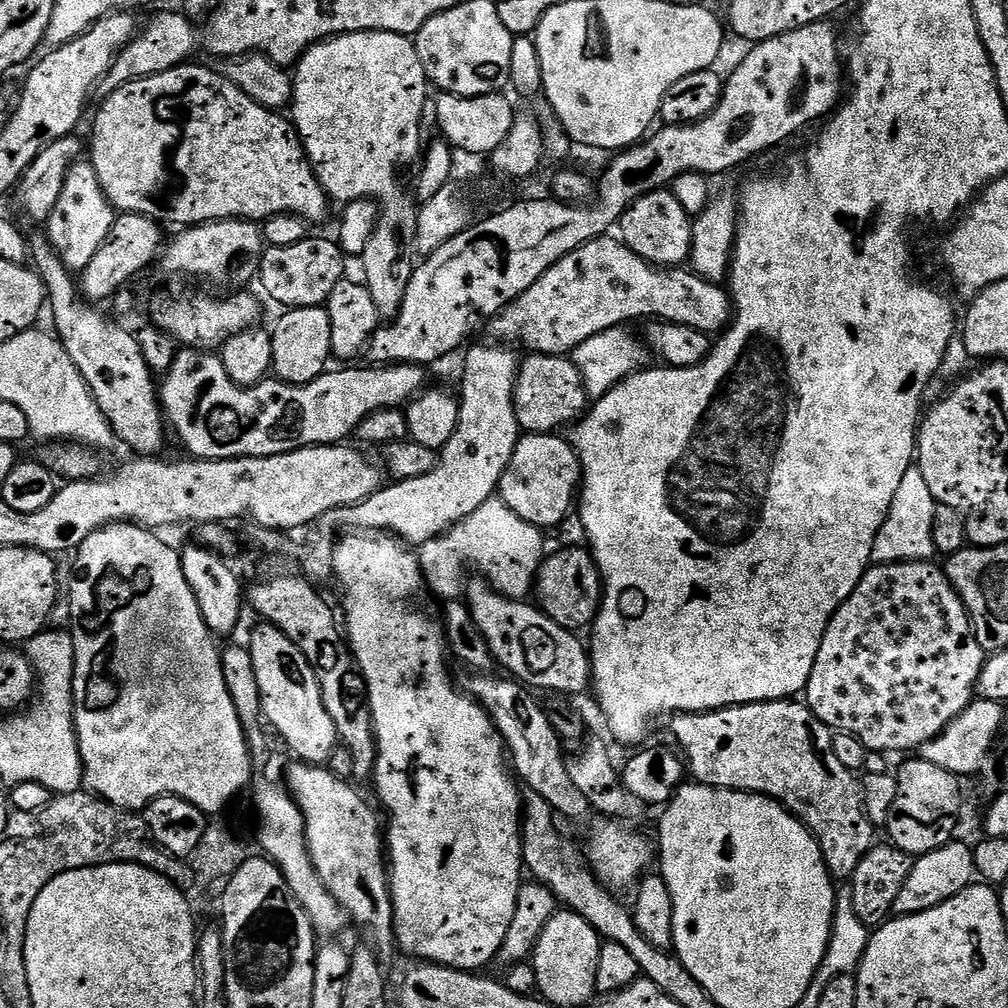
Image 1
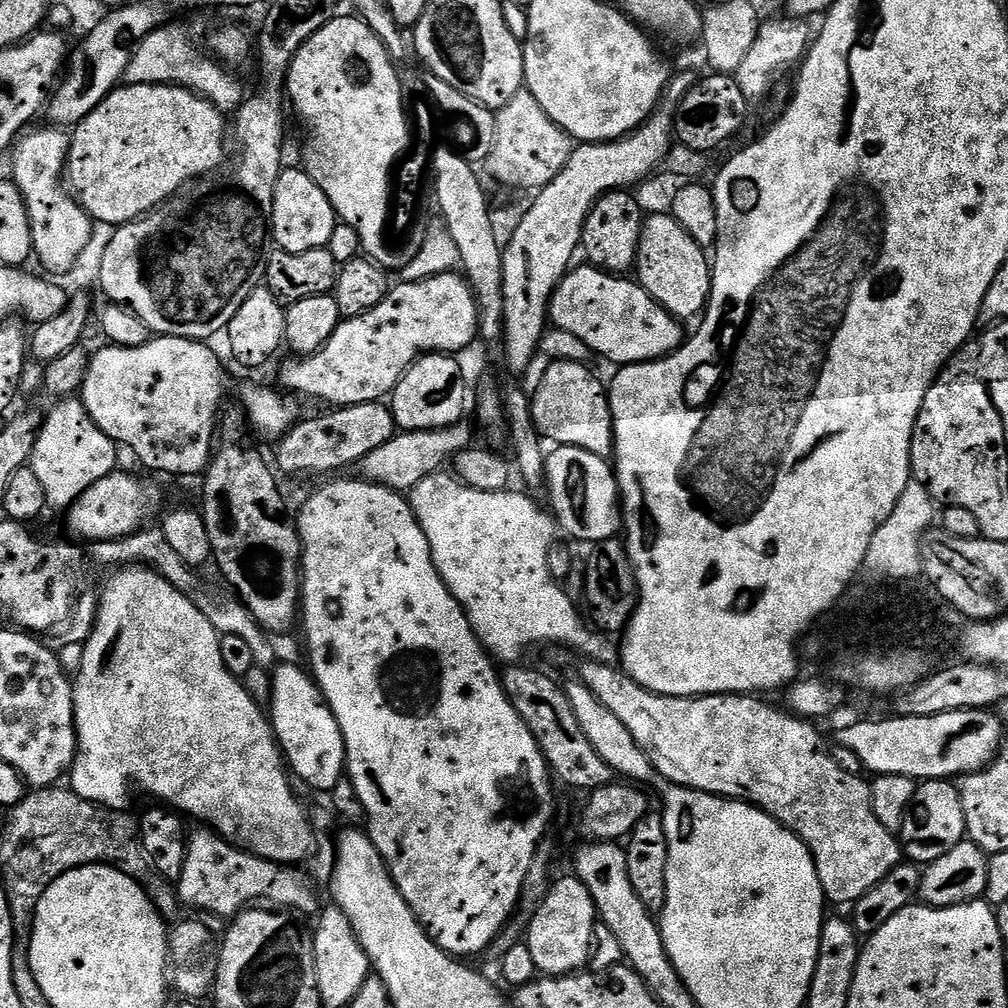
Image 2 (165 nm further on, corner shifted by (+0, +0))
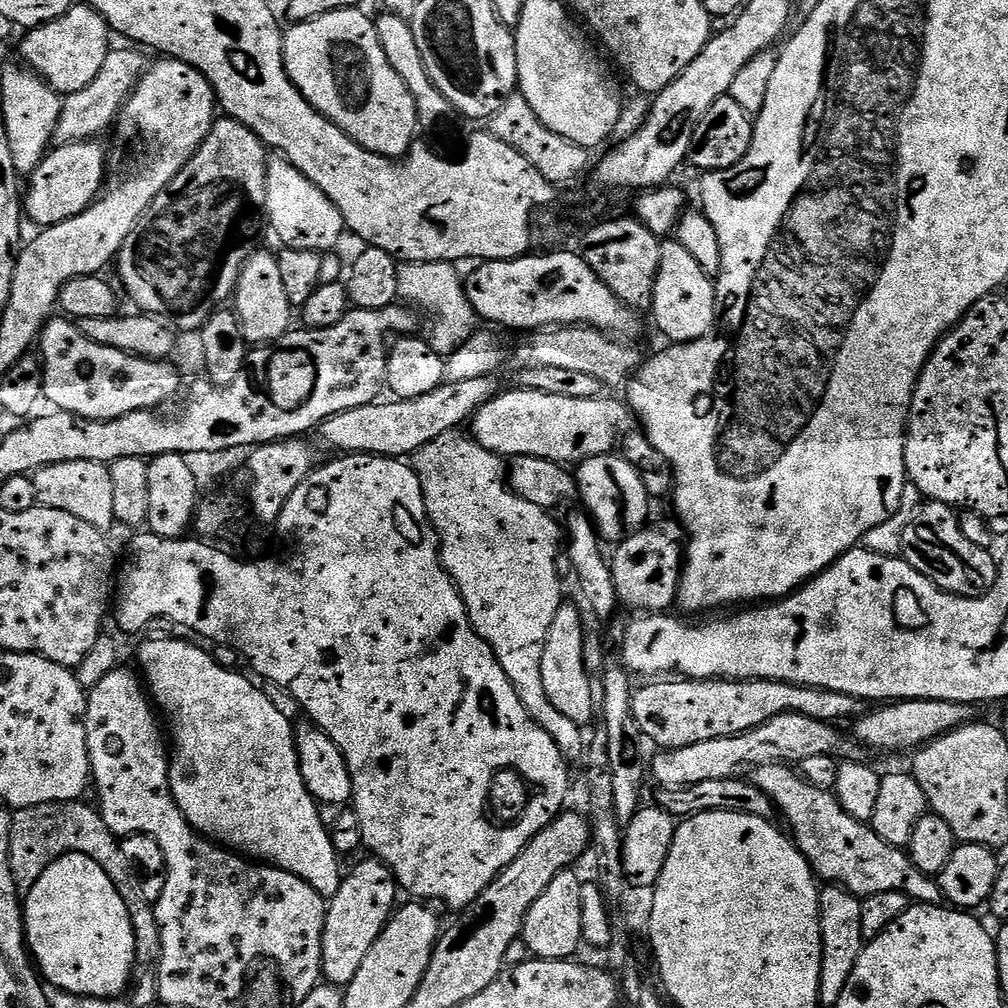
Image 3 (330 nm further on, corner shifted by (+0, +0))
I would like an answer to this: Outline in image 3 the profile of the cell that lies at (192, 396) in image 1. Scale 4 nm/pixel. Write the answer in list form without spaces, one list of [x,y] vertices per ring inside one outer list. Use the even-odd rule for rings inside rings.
[[[49,319],[38,337],[38,356],[44,374],[43,399],[49,400],[53,409],[91,420],[113,420],[131,412],[159,409],[159,404],[181,395],[180,376],[175,366],[168,364],[172,362],[146,360],[96,344],[83,336],[71,319],[56,319]]]

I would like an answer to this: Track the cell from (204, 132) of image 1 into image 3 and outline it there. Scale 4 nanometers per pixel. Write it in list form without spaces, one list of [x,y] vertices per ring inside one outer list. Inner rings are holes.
[[[83,140],[81,144],[61,144],[53,147],[43,162],[32,172],[26,184],[24,211],[27,219],[41,229],[66,222],[82,215],[100,195],[106,184],[104,148],[96,140]]]

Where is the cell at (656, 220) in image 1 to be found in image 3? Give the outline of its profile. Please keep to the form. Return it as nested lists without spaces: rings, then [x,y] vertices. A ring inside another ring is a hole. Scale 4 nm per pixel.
[[[675,238],[661,243],[656,281],[652,287],[650,316],[656,319],[656,328],[672,344],[688,344],[702,338],[716,324],[716,286],[694,262],[694,257]]]

